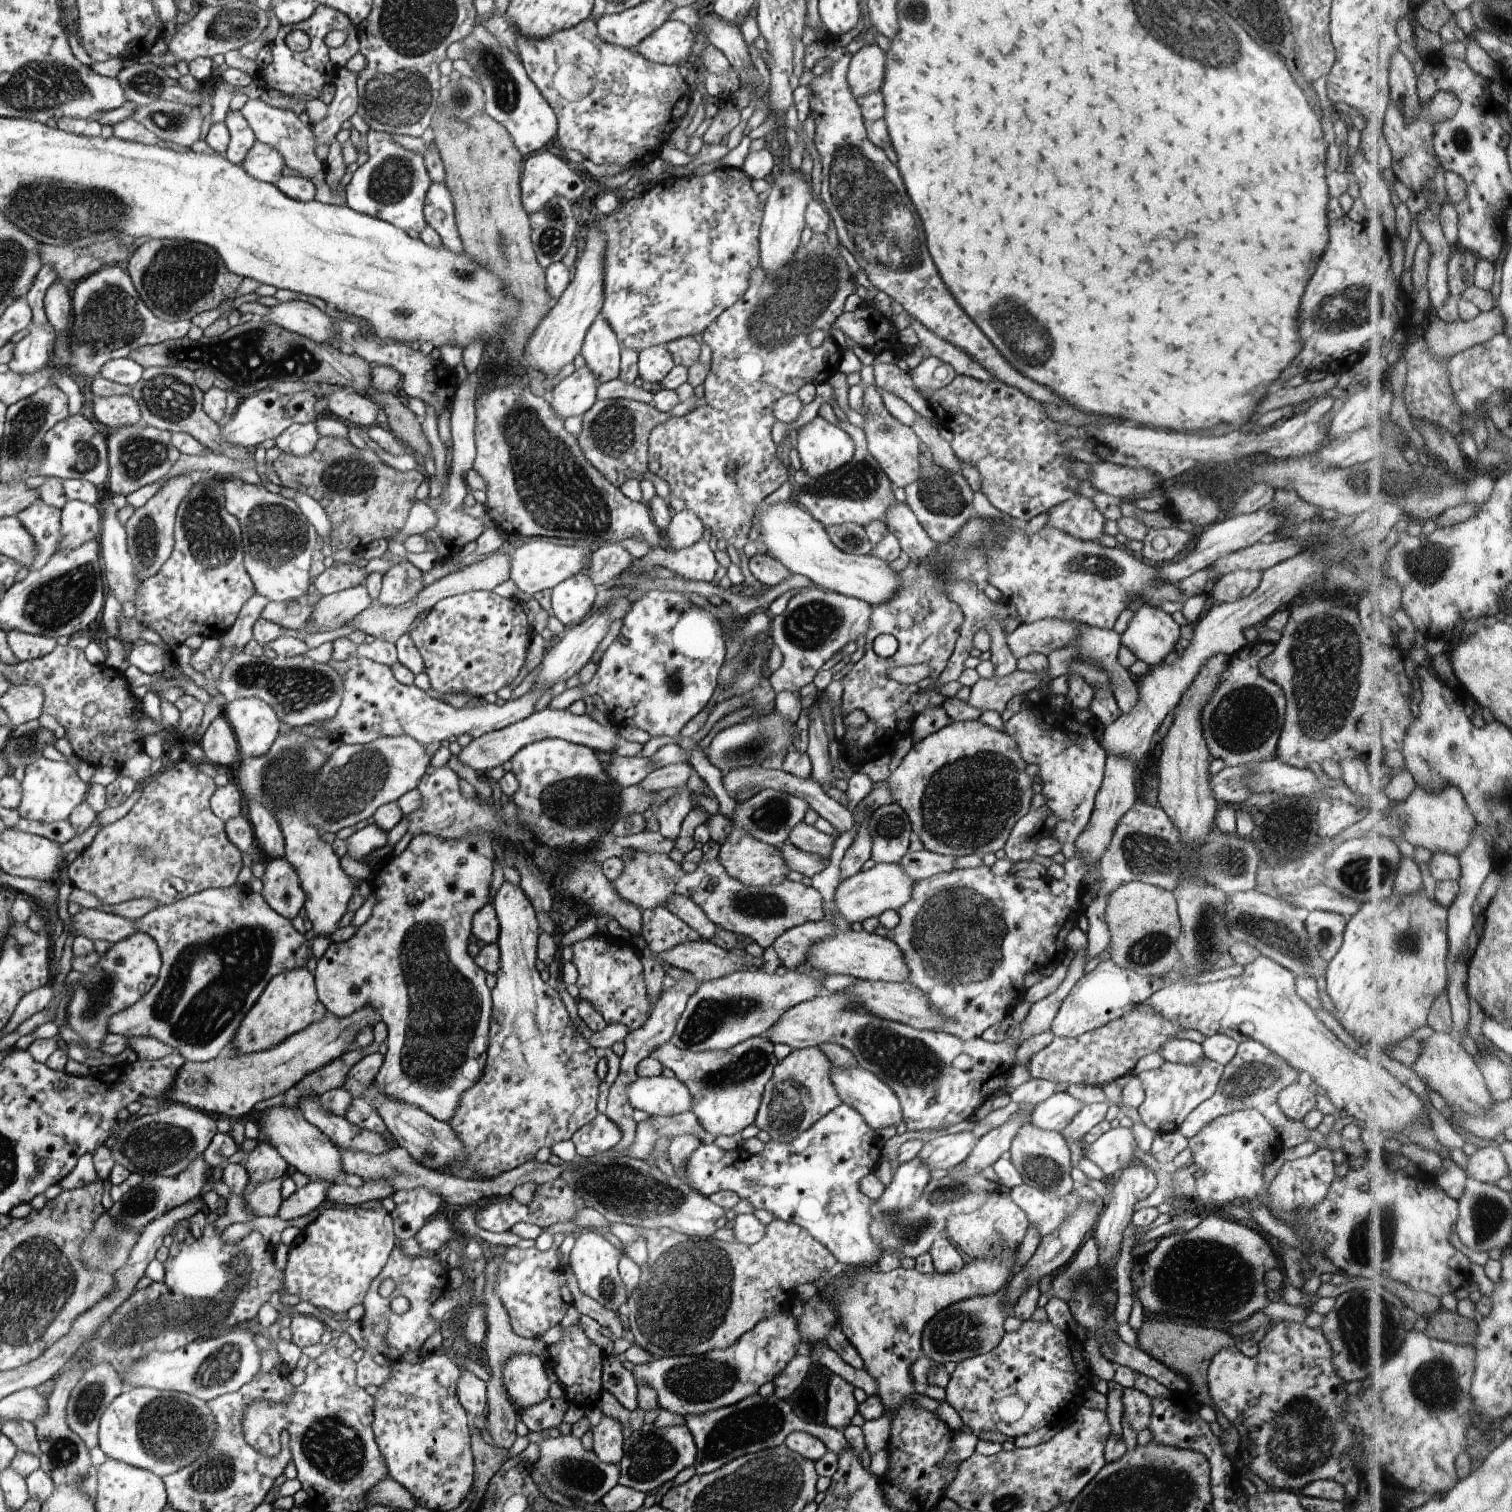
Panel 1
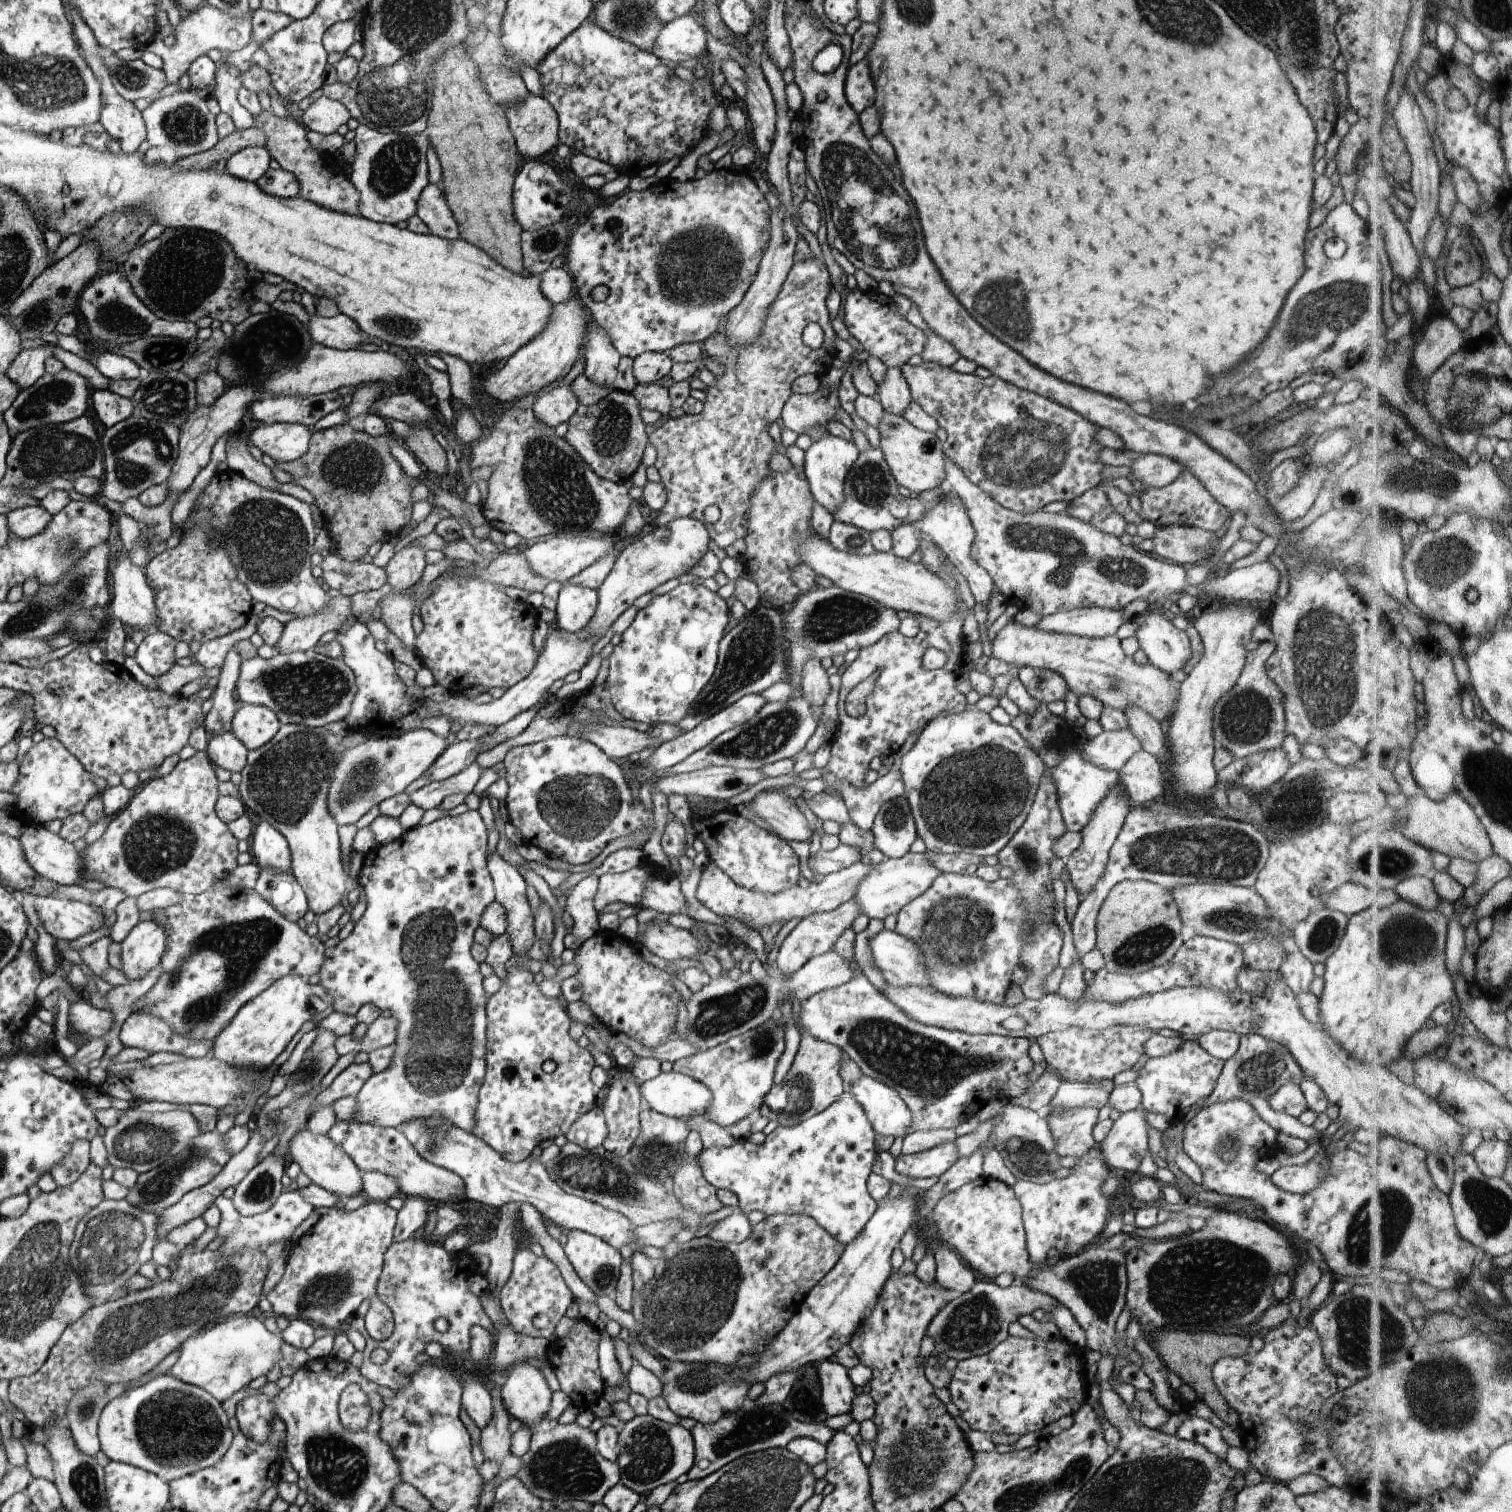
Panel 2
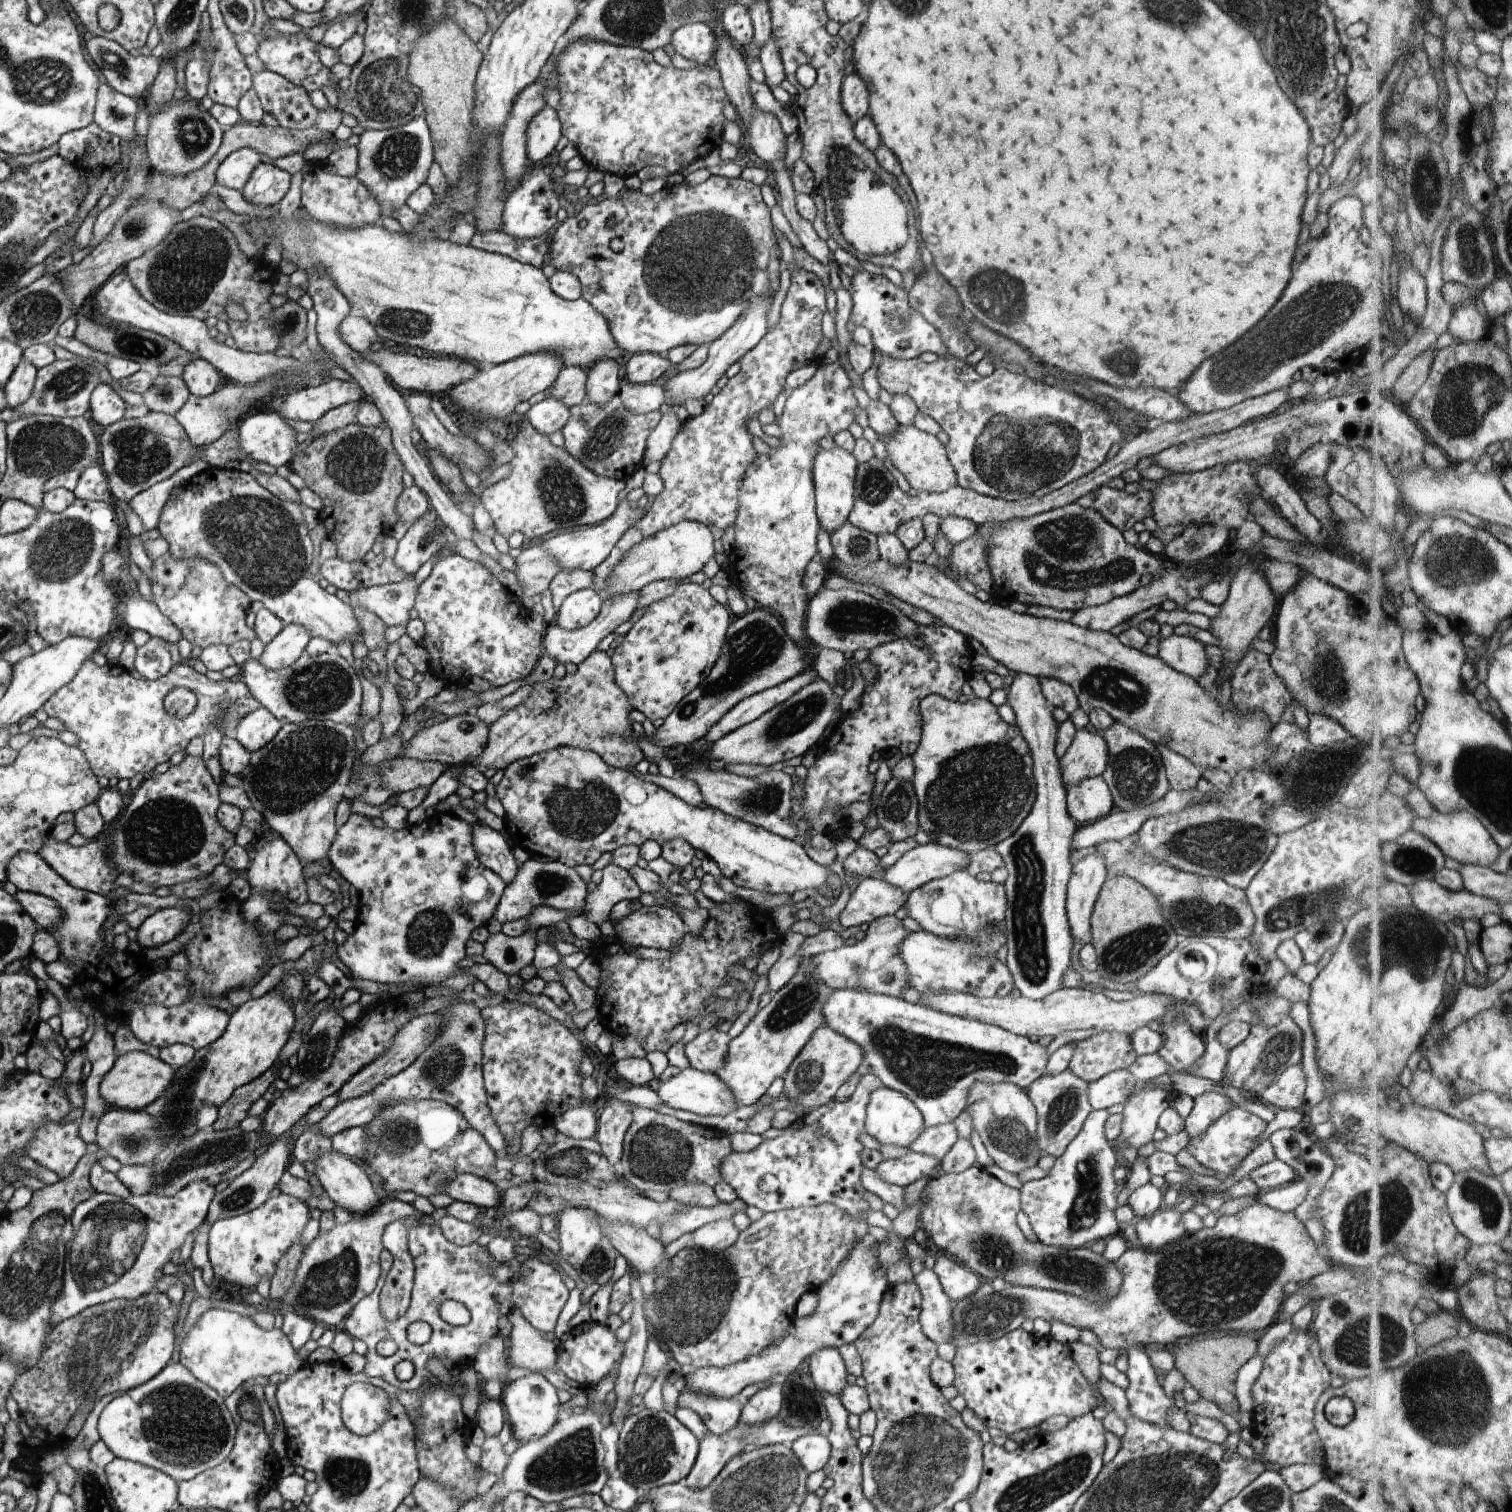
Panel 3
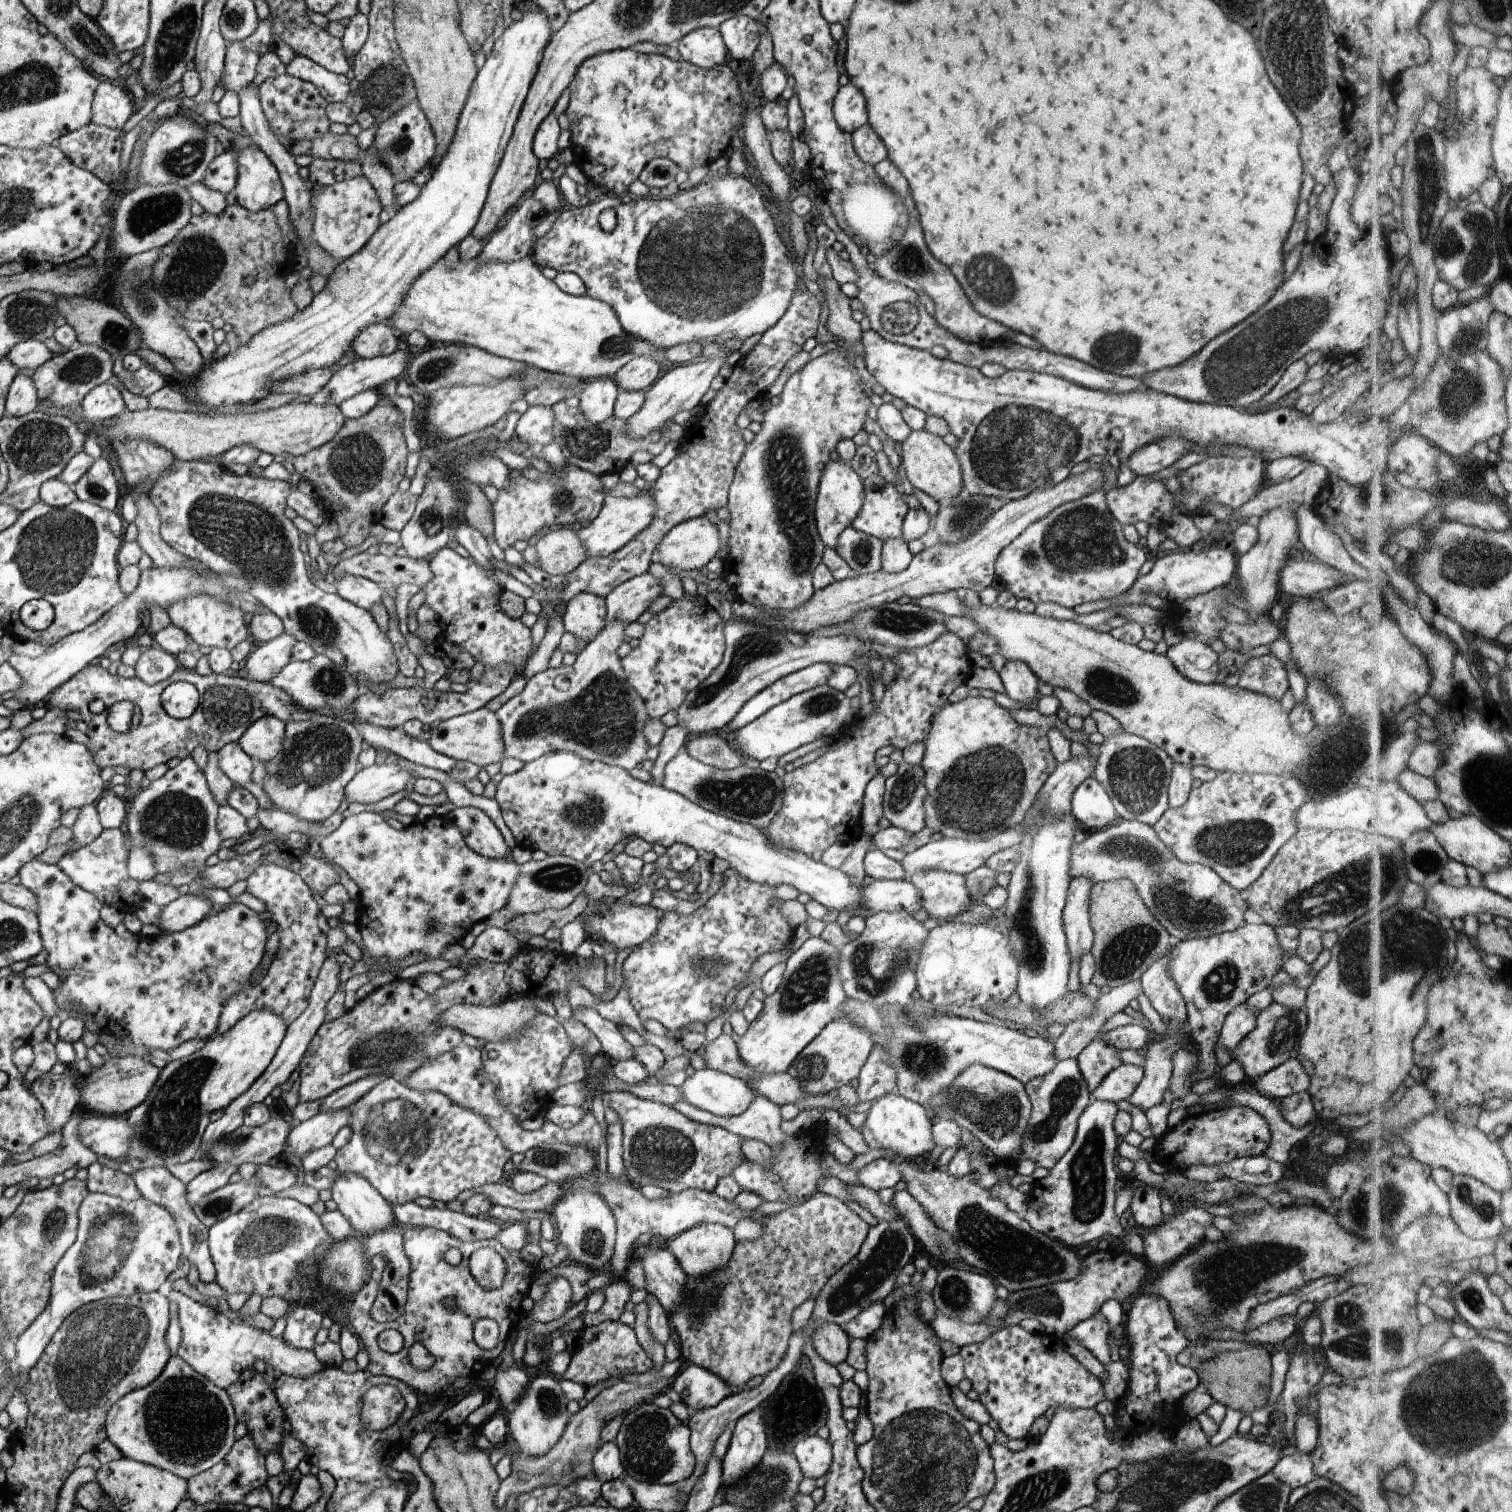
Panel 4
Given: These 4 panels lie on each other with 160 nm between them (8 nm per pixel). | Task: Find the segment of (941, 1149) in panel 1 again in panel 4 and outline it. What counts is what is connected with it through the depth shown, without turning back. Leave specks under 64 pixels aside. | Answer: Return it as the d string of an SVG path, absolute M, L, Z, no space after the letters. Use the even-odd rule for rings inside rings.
M888 1159L874 1160L857 1172L860 1184L874 1191L892 1188L902 1180L897 1164Z

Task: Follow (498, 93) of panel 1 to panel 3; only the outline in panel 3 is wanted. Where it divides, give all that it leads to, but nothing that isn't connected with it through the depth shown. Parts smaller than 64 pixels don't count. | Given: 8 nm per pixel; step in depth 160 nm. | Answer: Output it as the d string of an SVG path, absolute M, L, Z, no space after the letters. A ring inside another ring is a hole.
M545 105L528 122L526 150L532 163L542 162L554 152L561 135L561 123L555 109Z

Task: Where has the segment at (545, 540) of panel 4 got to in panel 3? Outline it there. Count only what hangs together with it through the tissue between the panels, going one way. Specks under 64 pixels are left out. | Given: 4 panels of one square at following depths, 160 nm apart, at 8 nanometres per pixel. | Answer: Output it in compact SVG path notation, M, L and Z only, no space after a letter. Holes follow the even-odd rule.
M534 541L532 548L522 550L516 559L516 568L515 574L524 587L525 598L540 595L549 588L552 578L563 570L558 562L548 556L541 541Z

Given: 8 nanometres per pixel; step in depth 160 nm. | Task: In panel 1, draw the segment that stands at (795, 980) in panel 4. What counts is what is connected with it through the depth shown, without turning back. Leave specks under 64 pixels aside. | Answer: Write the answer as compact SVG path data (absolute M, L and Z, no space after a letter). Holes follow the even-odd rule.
M762 1035L748 1038L726 1051L692 1052L676 1047L671 1041L656 1046L650 1057L657 1058L663 1067L672 1070L692 1098L691 1112L704 1133L715 1139L743 1132L754 1125L761 1099L774 1068L779 1064L773 1054L774 1045Z

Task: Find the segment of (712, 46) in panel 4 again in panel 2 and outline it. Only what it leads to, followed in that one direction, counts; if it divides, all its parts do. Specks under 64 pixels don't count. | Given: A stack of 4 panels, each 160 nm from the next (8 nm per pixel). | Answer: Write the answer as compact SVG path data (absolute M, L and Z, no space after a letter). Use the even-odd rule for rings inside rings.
M683 15L660 30L652 54L672 66L692 58L702 61L706 54L706 39L704 28L692 16Z

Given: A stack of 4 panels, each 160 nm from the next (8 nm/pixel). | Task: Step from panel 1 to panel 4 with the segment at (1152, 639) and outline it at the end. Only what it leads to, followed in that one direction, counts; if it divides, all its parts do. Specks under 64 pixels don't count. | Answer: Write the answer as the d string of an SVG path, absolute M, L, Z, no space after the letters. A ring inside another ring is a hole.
M1183 638L1179 644L1168 648L1166 656L1174 667L1190 681L1196 683L1214 683L1218 672L1218 655L1212 648L1192 638Z

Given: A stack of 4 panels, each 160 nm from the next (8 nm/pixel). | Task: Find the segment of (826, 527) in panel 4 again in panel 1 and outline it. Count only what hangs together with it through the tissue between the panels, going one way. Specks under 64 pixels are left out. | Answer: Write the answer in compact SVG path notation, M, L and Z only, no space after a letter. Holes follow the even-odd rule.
M817 415L798 430L796 450L802 460L802 469L820 478L850 462L855 444L842 428Z

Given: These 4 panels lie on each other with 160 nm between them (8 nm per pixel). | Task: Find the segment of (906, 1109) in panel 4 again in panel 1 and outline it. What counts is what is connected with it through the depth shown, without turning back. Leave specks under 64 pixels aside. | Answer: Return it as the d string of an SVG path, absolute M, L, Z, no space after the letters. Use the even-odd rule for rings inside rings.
M850 1066L850 1068L833 1067L830 1070L830 1080L841 1103L854 1108L864 1121L873 1130L886 1128L886 1126L897 1126L903 1120L902 1108L896 1094L888 1087L886 1082L882 1082L876 1074L869 1072L862 1066Z

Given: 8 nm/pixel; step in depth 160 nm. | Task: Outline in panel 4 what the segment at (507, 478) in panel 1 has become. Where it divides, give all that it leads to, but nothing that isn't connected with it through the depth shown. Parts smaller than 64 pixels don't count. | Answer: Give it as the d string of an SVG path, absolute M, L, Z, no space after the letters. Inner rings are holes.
M569 463L556 474L548 465L547 472L540 474L537 481L521 476L512 478L506 490L498 489L498 498L492 504L493 537L503 551L516 541L529 541L545 527L568 526L575 522L587 525L598 517L607 495L599 476Z

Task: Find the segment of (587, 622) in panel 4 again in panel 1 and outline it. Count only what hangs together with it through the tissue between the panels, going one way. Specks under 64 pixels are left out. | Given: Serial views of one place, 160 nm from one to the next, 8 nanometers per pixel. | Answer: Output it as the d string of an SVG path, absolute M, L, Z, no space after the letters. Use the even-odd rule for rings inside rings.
M586 572L570 576L552 588L552 608L550 613L564 627L578 624L592 610L598 588Z

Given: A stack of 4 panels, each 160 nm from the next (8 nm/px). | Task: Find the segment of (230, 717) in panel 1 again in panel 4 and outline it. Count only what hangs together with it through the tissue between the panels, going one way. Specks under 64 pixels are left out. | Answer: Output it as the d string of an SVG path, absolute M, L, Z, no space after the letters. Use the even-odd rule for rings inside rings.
M264 716L248 726L238 741L243 752L255 762L271 760L280 753L286 737L286 724L274 716Z

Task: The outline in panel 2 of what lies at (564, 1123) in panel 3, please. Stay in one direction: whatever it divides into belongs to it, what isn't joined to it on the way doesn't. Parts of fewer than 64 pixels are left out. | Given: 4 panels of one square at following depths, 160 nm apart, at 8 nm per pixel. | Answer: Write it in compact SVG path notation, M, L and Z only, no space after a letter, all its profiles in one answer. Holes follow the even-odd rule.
M594 1107L590 1112L582 1114L566 1132L565 1138L568 1142L574 1142L576 1146L584 1148L586 1152L603 1146L604 1140L608 1138L608 1124L604 1112Z

